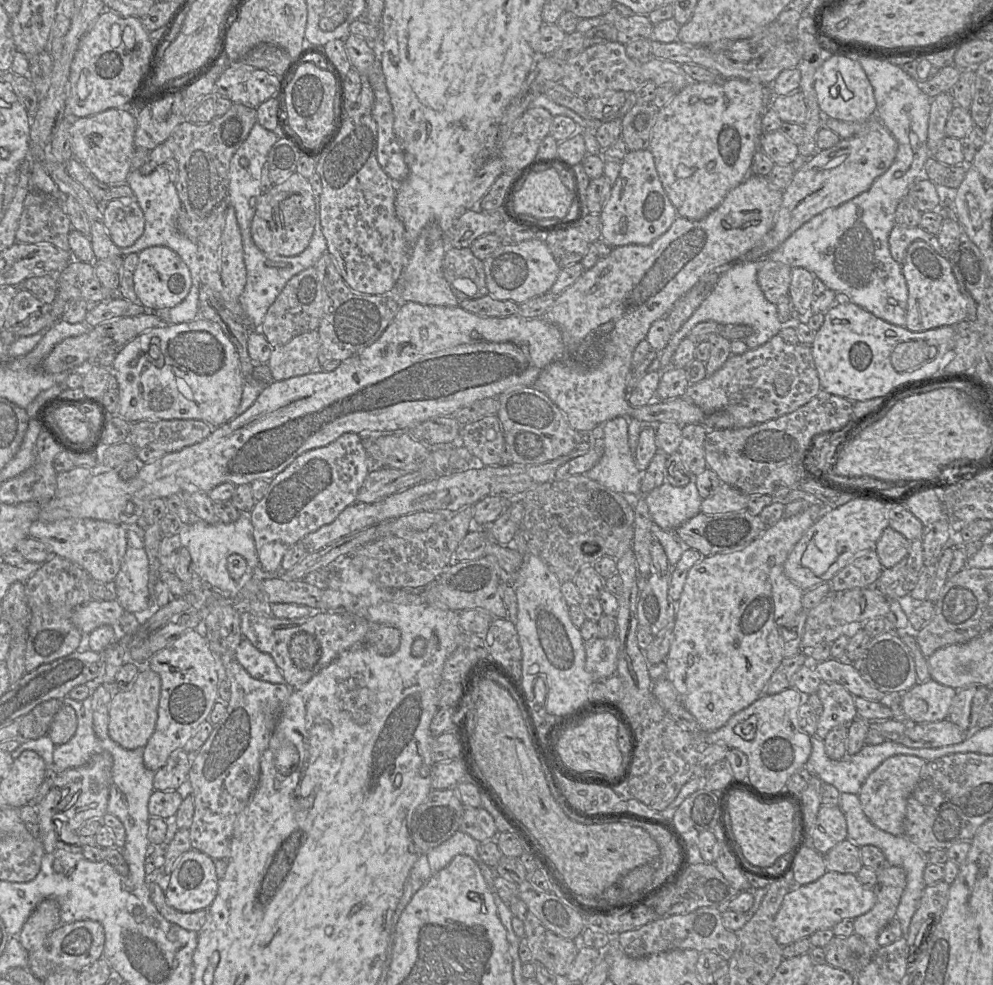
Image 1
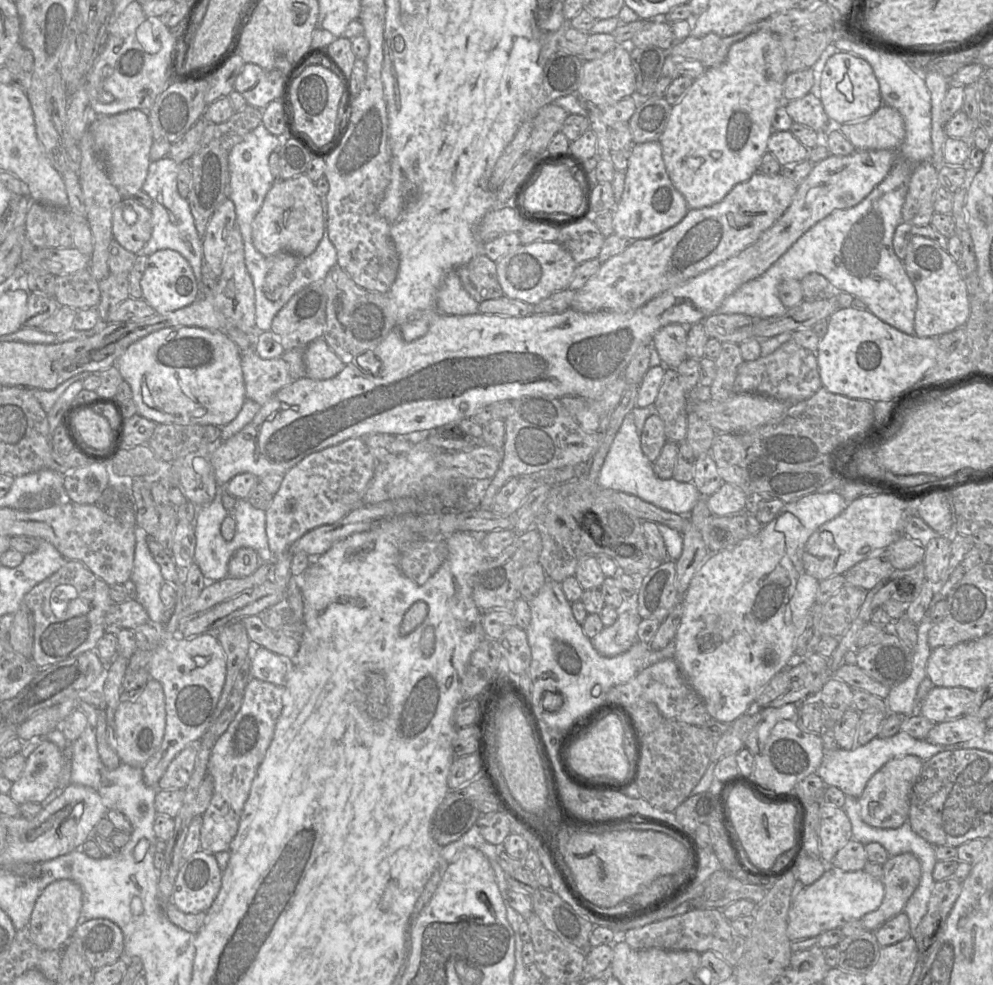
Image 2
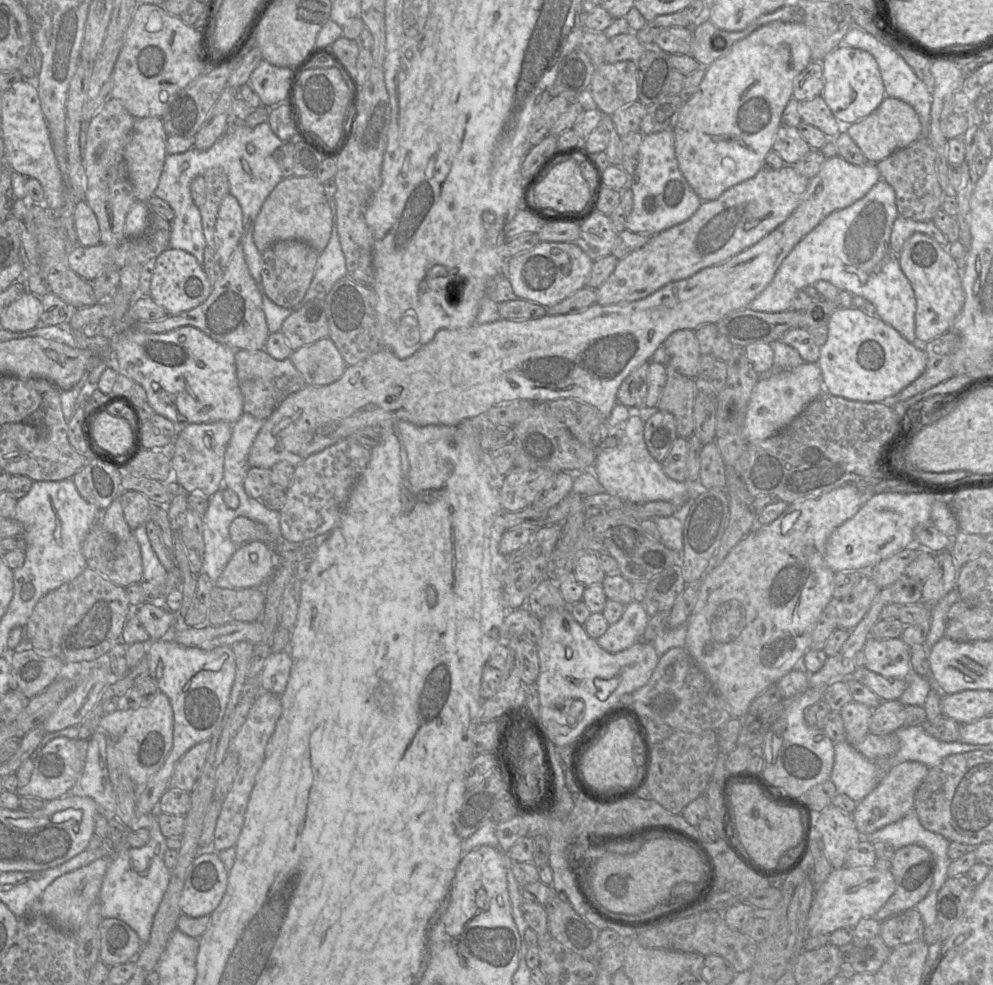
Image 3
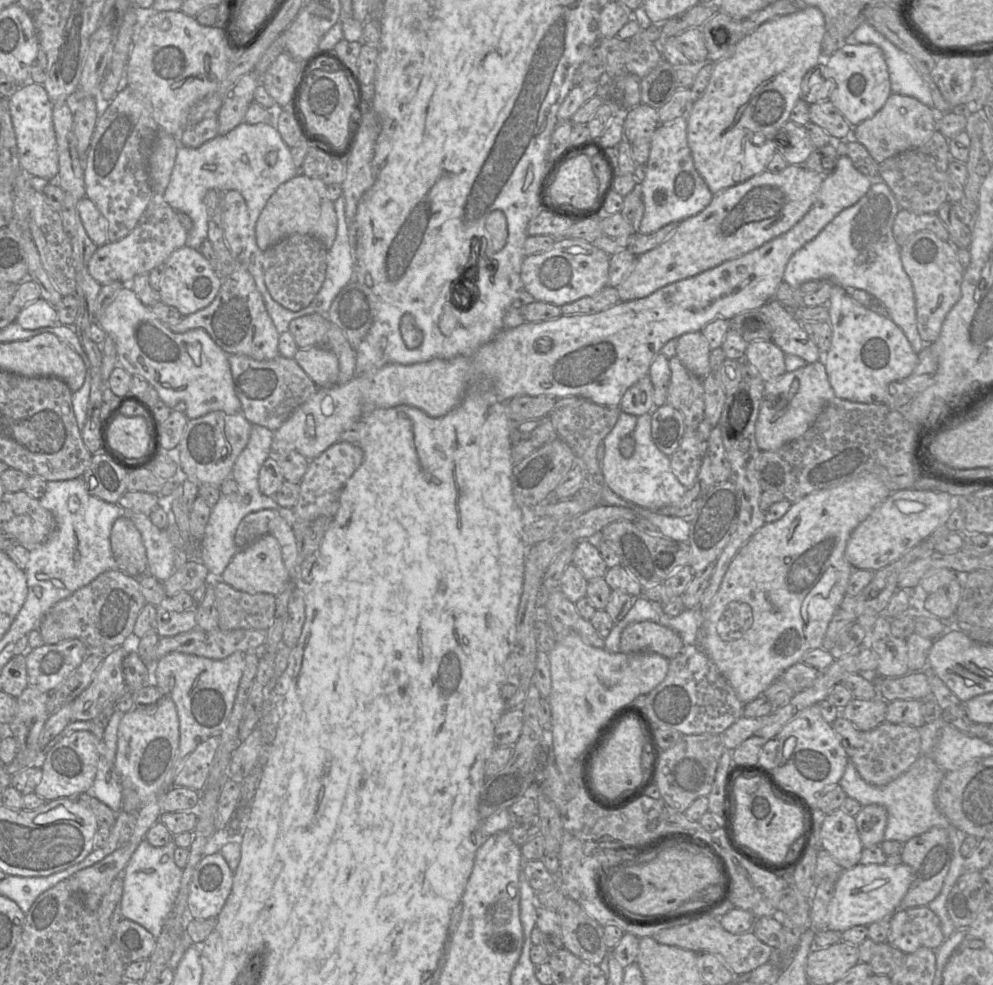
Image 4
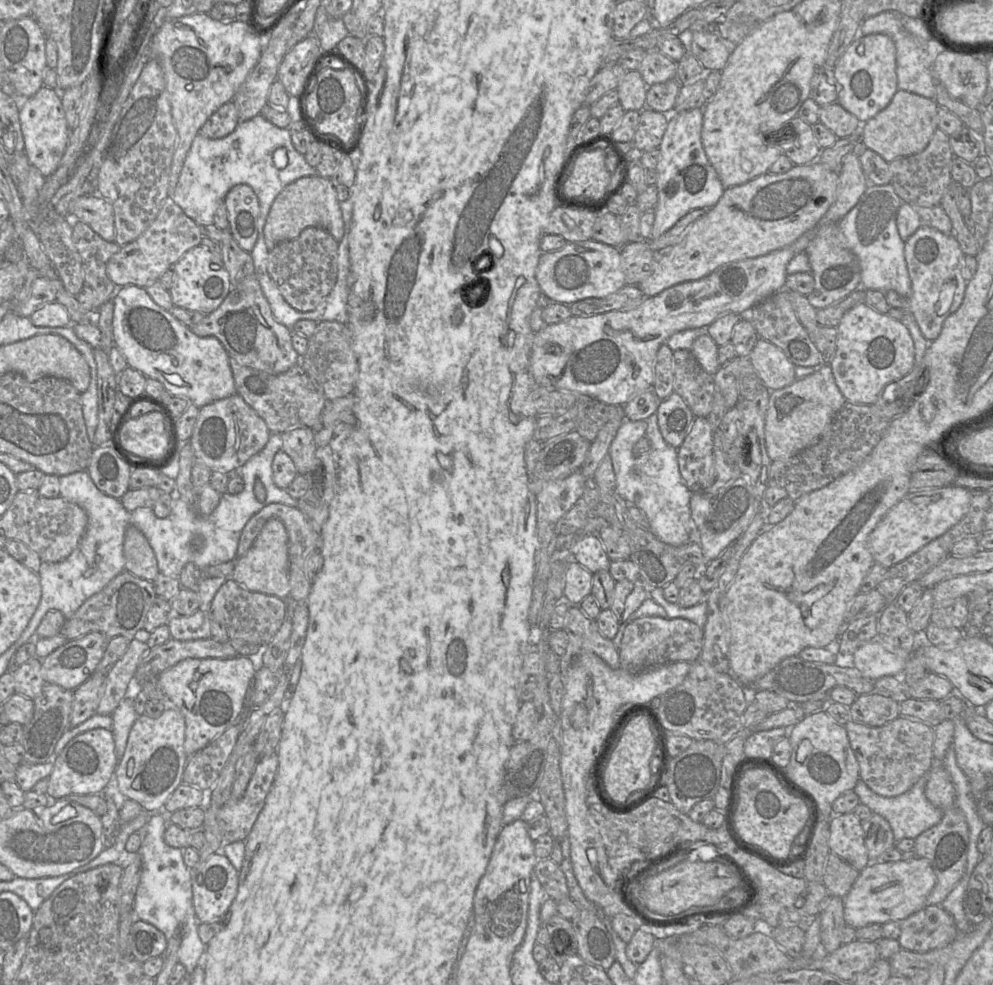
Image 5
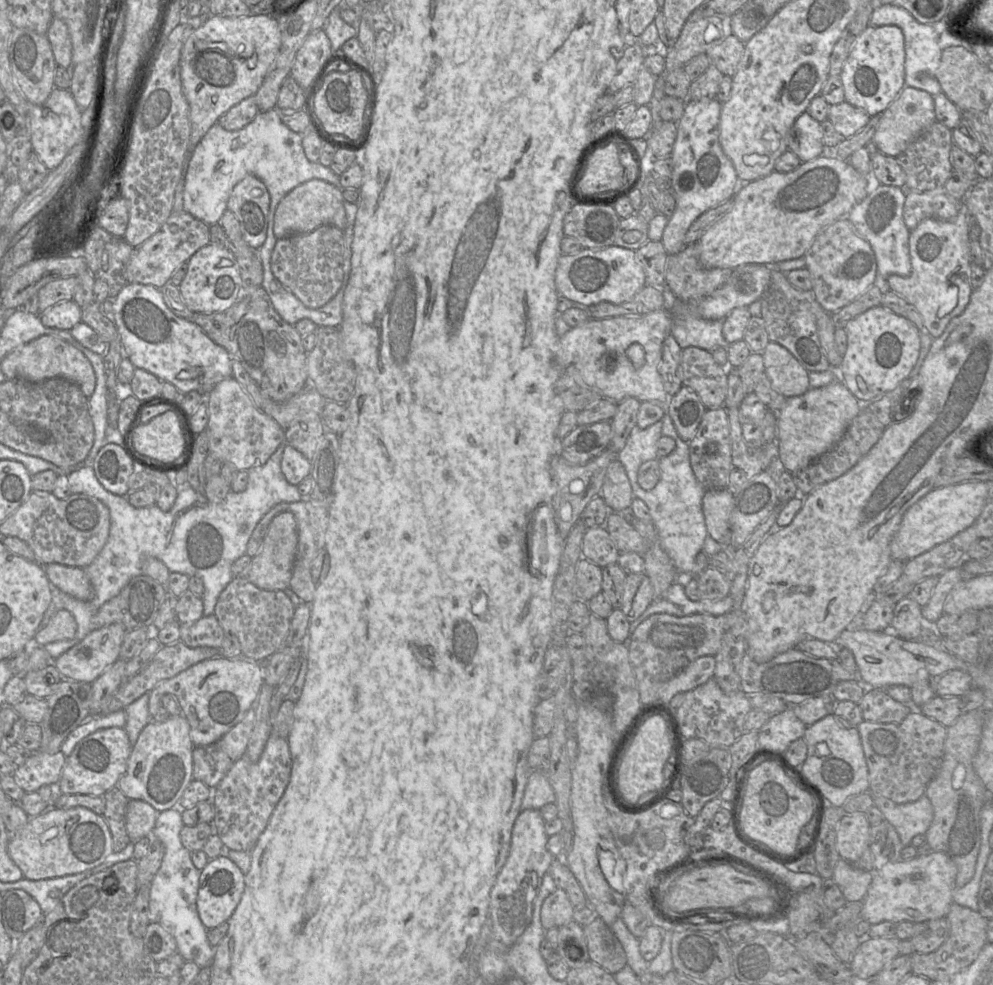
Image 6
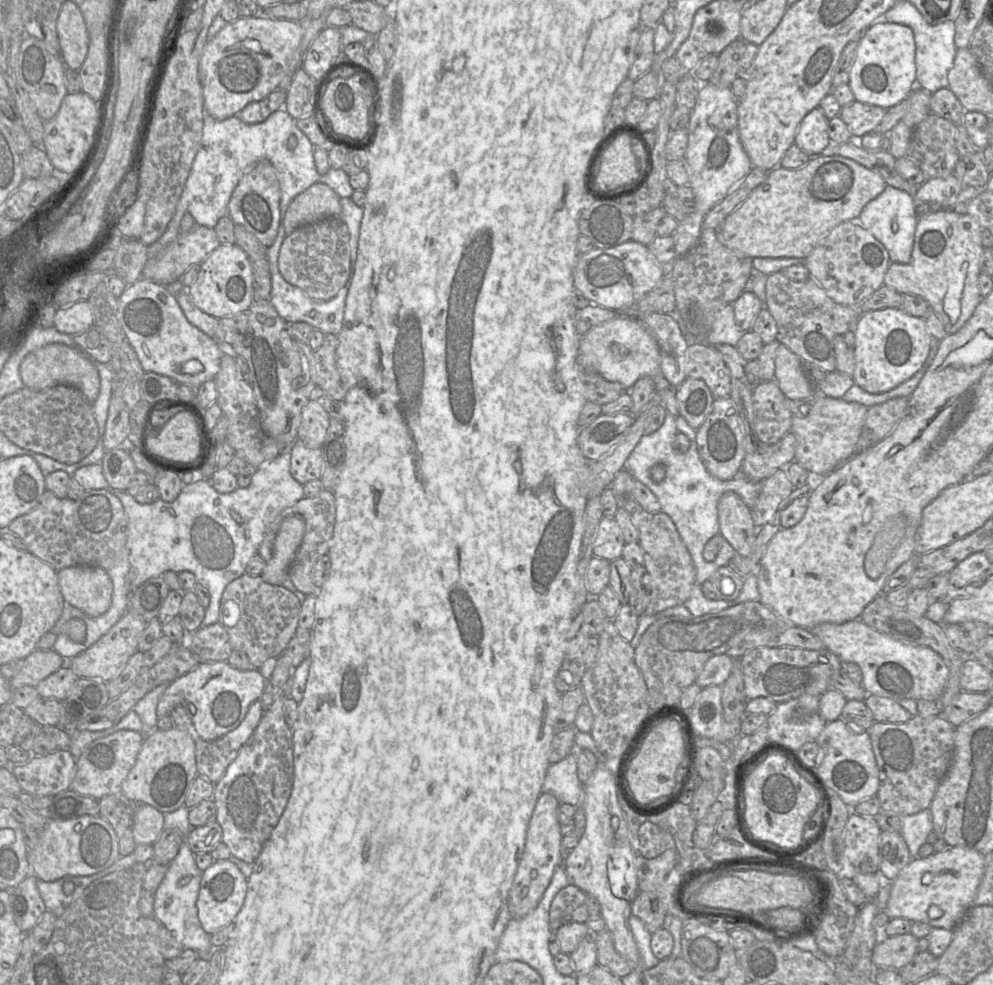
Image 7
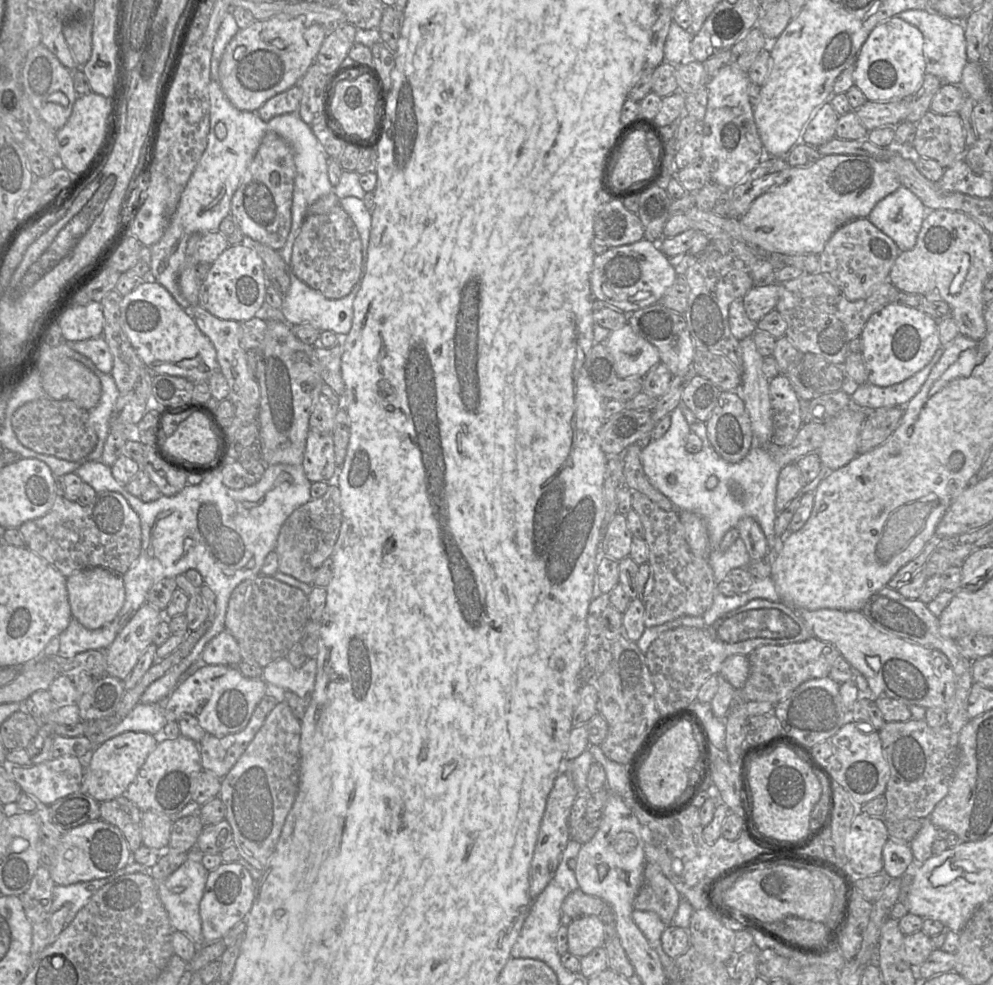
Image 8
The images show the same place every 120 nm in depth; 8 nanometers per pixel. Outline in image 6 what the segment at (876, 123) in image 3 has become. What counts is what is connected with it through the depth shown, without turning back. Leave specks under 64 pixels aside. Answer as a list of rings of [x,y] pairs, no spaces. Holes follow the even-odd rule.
[[[905,86],[882,113],[872,138],[873,147],[887,156],[897,157],[935,121],[933,96],[925,91]]]

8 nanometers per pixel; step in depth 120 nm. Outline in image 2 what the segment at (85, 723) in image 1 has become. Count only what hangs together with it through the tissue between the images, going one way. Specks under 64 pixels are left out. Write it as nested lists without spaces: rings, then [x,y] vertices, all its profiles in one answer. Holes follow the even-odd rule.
[[[78,702],[78,708],[87,718],[82,734],[71,743],[71,783],[98,790],[101,786],[102,768],[96,741],[97,709],[85,702]]]

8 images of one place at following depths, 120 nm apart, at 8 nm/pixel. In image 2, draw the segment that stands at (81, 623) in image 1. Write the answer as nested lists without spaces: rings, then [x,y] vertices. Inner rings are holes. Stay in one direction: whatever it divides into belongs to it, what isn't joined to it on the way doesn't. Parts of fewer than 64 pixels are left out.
[[[136,600],[113,603],[105,617],[107,631],[121,628],[134,629],[149,621],[145,608]]]

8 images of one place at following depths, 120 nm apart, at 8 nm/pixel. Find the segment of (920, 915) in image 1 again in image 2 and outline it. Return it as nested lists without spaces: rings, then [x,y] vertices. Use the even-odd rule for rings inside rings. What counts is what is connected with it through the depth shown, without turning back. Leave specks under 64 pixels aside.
[[[951,877],[935,882],[925,916],[912,934],[920,957],[927,958],[944,932],[947,918],[962,890],[962,881]]]

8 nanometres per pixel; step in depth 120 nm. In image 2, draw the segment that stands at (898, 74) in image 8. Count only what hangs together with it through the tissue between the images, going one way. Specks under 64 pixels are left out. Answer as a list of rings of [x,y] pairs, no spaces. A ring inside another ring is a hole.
[[[846,52],[835,53],[826,61],[821,73],[819,95],[831,127],[834,123],[857,123],[866,120],[883,104],[879,84],[870,64]]]

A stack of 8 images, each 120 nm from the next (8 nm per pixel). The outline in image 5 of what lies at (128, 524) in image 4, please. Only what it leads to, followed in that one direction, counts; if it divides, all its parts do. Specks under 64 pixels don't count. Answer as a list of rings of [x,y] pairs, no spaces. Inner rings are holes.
[[[129,525],[125,530],[123,552],[126,560],[125,570],[133,575],[153,581],[160,573],[147,538],[133,525]]]

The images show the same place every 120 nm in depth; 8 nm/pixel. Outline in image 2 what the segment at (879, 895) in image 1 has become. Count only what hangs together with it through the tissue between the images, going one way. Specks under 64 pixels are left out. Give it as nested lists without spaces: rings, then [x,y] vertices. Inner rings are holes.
[[[912,853],[890,856],[883,865],[885,894],[879,908],[865,914],[861,921],[867,931],[875,932],[891,918],[904,912],[904,907],[919,885],[921,863]]]

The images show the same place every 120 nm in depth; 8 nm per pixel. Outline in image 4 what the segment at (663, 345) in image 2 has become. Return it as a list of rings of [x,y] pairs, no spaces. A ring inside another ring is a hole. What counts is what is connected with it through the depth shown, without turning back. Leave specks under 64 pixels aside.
[[[701,331],[678,337],[676,356],[690,372],[701,379],[711,372],[710,352],[709,343]]]

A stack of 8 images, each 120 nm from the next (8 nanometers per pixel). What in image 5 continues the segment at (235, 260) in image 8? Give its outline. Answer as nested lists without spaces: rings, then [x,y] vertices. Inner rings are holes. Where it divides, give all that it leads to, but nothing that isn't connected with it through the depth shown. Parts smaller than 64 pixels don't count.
[[[197,245],[174,264],[173,282],[169,289],[174,306],[209,314],[216,310],[231,291],[229,273],[221,254],[212,253],[207,247]]]

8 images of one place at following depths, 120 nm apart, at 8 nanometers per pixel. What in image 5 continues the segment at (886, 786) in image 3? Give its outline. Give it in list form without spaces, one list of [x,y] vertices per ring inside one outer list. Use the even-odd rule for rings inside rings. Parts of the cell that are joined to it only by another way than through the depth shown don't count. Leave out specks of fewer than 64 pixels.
[[[873,812],[869,818],[861,820],[861,825],[871,861],[876,861],[885,850],[895,847],[893,831],[883,816]]]

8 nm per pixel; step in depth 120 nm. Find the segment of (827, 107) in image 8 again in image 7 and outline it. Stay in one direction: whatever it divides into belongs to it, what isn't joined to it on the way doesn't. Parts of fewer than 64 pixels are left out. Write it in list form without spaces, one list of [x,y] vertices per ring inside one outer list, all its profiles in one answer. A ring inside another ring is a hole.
[[[821,108],[812,109],[803,118],[797,130],[794,144],[810,157],[820,155],[831,142],[828,133],[829,120]]]

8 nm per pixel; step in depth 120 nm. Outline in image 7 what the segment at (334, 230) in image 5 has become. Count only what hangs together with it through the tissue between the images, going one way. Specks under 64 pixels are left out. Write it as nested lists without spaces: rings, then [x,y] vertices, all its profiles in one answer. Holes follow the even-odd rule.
[[[316,182],[298,194],[283,216],[286,234],[321,219],[341,217],[340,196],[327,184]]]

